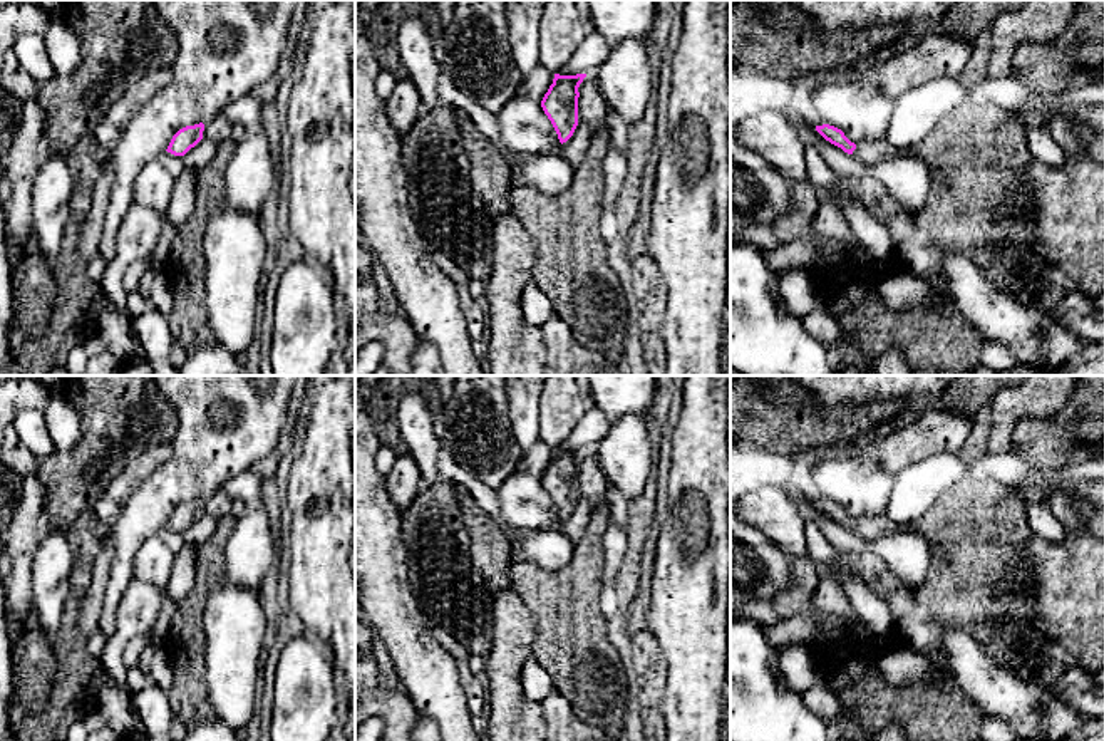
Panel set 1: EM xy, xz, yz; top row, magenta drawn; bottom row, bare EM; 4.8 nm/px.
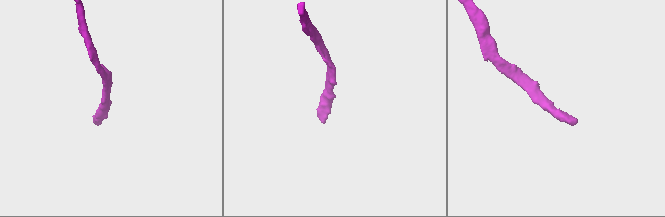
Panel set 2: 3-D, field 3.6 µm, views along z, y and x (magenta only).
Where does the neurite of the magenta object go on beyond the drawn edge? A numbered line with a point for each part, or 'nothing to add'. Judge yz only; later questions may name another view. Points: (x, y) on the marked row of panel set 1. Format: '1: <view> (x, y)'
1: yz (873, 153)

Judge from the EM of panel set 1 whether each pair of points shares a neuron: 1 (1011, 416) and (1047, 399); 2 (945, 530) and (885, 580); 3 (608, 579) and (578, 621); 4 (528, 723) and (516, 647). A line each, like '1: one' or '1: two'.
1: one
2: two
3: two
4: one

